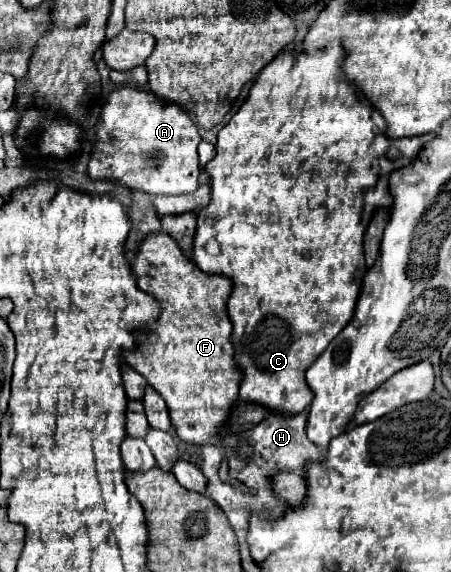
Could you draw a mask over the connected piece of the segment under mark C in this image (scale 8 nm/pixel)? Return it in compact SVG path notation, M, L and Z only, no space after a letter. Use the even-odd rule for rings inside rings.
M332 42L324 50L316 50L312 54L288 54L282 52L278 54L258 76L254 86L250 88L248 98L240 106L240 110L232 116L232 120L218 132L218 142L216 142L216 156L204 166L204 172L210 176L210 204L206 208L198 210L198 226L196 226L196 236L194 236L194 254L192 260L198 264L202 272L208 274L220 274L232 280L234 288L232 294L226 302L228 318L234 326L232 330L232 344L234 344L234 360L238 370L242 372L242 382L240 382L240 400L252 402L258 406L264 406L266 410L272 412L284 412L284 414L294 414L294 412L304 412L310 402L310 388L304 380L304 372L312 362L326 350L330 340L350 322L358 292L362 286L362 278L366 272L364 264L364 250L362 250L362 238L366 224L372 218L372 212L376 206L390 206L392 204L392 194L388 188L388 176L392 170L398 170L406 164L410 164L420 146L434 138L434 134L426 136L416 136L416 138L402 138L402 140L392 140L386 136L386 120L382 114L376 111L364 96L358 96L356 88L344 80L342 74L342 58L344 50L340 42Z

